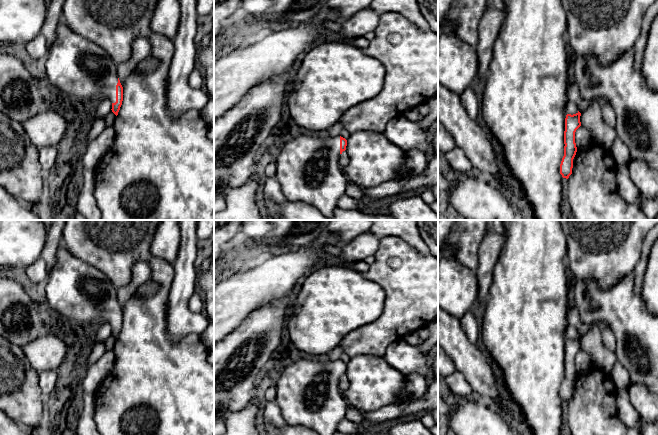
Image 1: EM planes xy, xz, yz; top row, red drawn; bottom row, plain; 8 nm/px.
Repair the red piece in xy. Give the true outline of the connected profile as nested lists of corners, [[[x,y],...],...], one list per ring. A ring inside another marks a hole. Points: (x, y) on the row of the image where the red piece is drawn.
[[[63,19],[58,23],[55,40],[42,62],[47,84],[79,98],[108,98],[112,112],[117,116],[123,101],[123,87],[117,74],[117,64],[100,46],[73,32]]]

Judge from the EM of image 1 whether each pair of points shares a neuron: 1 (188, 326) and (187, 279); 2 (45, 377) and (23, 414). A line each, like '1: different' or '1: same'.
1: same
2: different

